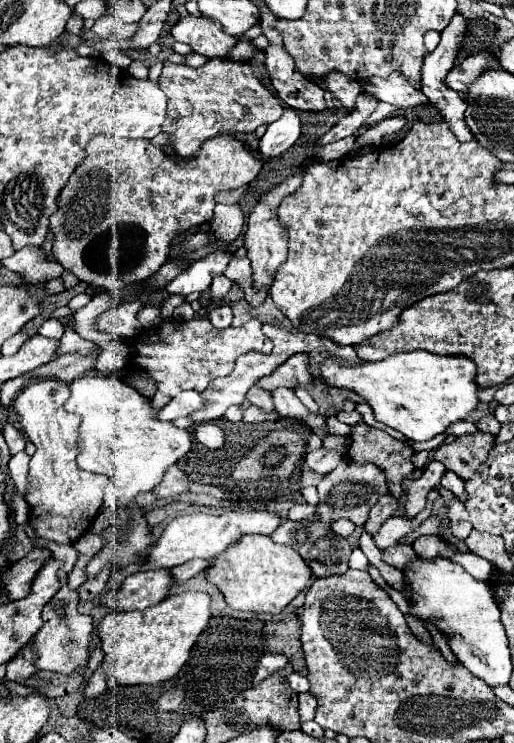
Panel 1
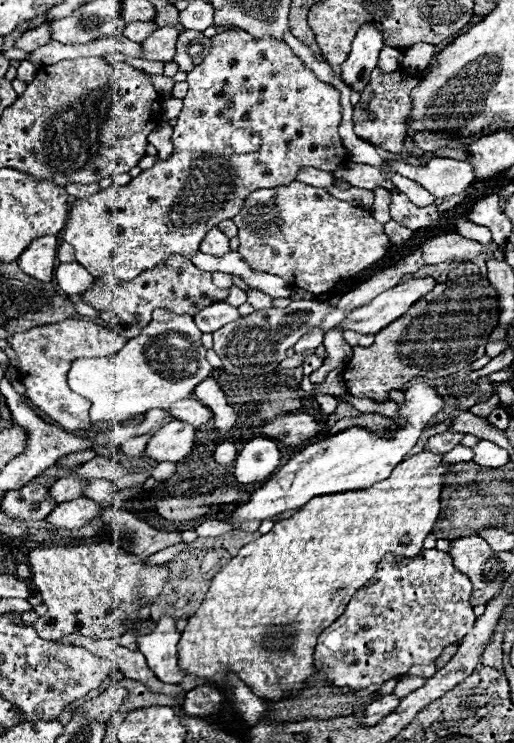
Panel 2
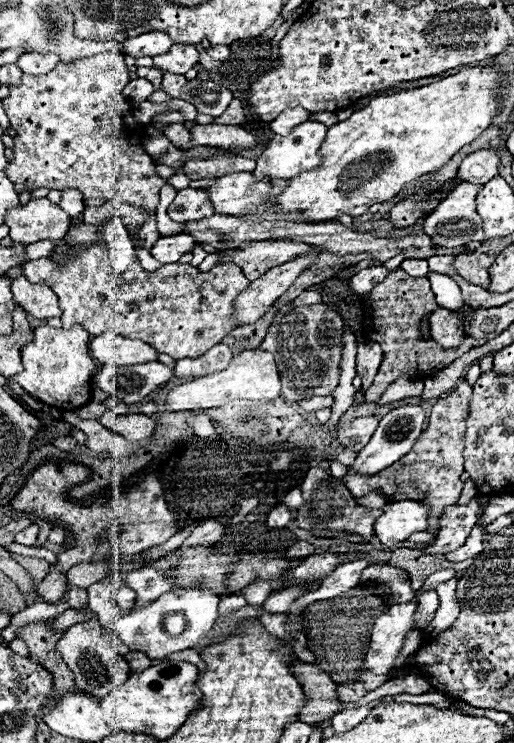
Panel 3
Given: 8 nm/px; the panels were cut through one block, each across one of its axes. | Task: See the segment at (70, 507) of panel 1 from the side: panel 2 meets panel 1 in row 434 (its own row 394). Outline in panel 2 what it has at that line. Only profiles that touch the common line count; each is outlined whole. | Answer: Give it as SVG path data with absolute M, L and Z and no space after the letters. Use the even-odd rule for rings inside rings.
M62 320L56 324L44 324L30 328L26 332L14 334L10 338L10 346L14 348L18 362L20 362L20 378L24 382L26 396L32 400L34 406L38 406L42 412L46 412L52 420L56 420L64 430L86 430L92 426L88 410L90 400L74 394L68 388L66 372L72 364L72 360L78 358L96 358L96 356L112 356L112 352L118 352L126 344L126 338L110 328L96 326L94 322L86 320Z

